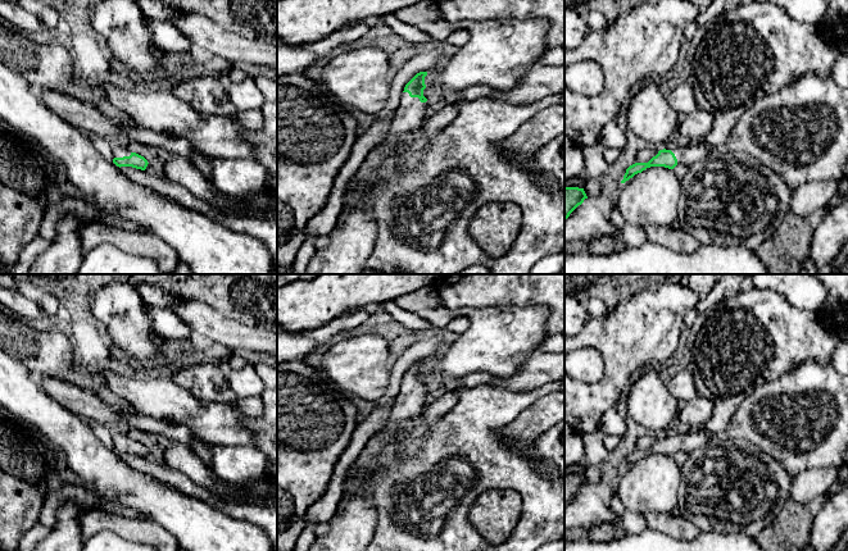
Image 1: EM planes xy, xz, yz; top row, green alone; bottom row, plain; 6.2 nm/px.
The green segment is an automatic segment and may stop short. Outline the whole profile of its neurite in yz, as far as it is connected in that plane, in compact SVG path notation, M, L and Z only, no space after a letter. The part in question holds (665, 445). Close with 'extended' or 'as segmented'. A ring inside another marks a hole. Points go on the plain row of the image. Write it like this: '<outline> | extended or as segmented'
M704 427L698 429L690 429L688 433L675 433L671 437L659 437L648 450L635 450L626 456L623 466L625 470L635 461L641 460L650 454L665 454L674 456L676 452L693 452L694 450L703 447L709 443L713 438L712 433Z | extended

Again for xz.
M427 359L417 360L404 374L400 391L394 401L391 413L385 425L372 436L354 461L355 469L372 469L384 451L386 437L391 427L400 427L407 420L421 416L428 402L425 364Z | extended

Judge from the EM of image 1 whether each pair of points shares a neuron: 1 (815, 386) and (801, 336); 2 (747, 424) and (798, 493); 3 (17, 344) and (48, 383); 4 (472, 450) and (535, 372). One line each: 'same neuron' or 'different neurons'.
1: different neurons
2: different neurons
3: different neurons
4: different neurons

